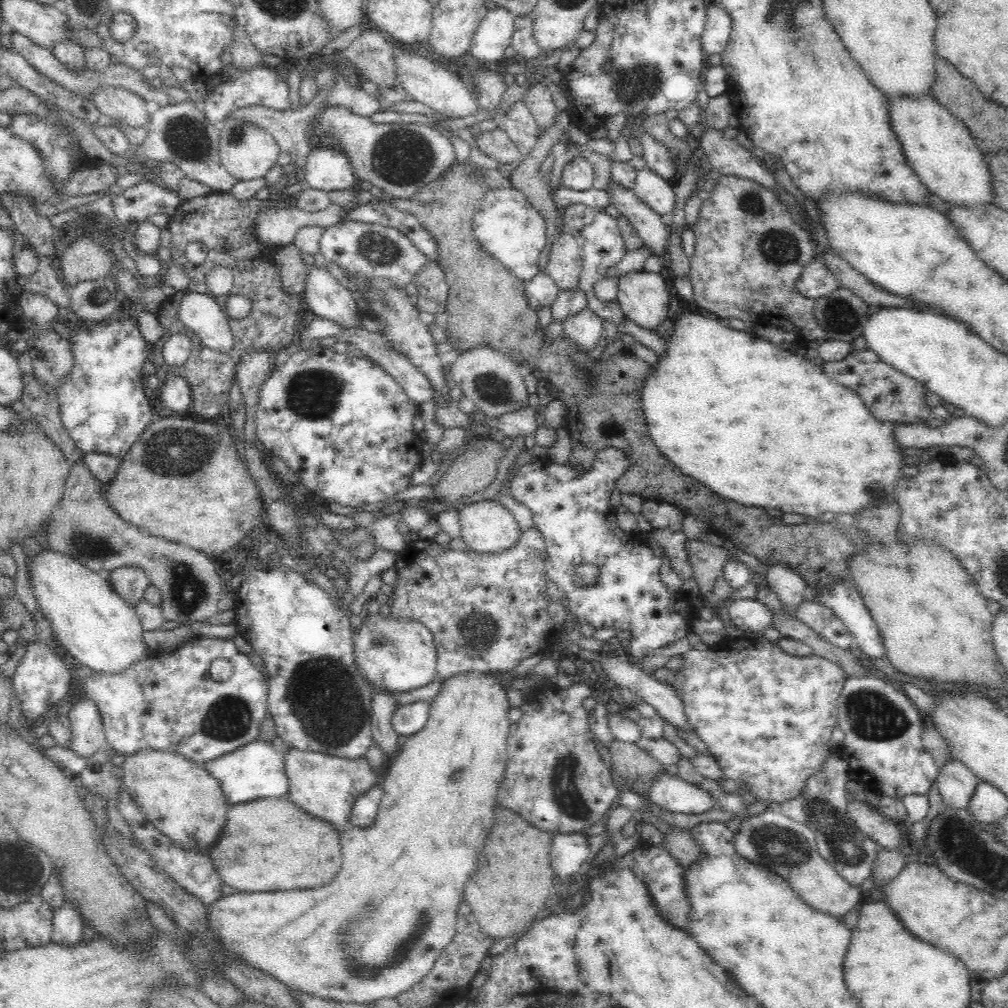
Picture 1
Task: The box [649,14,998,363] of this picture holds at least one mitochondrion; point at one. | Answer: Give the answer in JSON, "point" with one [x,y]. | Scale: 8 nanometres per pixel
{"point":[780,246]}

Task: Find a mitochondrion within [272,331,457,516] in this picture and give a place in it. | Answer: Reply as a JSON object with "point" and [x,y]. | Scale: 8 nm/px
{"point":[311,394]}

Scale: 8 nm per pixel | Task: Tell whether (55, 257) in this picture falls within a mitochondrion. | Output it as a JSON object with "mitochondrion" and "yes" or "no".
{"mitochondrion":"no"}

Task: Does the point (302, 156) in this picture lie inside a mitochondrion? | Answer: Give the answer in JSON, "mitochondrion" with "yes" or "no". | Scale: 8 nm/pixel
{"mitochondrion":"no"}

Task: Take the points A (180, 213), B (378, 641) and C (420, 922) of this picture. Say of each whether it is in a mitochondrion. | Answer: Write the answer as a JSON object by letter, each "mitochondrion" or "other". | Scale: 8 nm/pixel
{"A":"other","B":"mitochondrion","C":"mitochondrion"}

